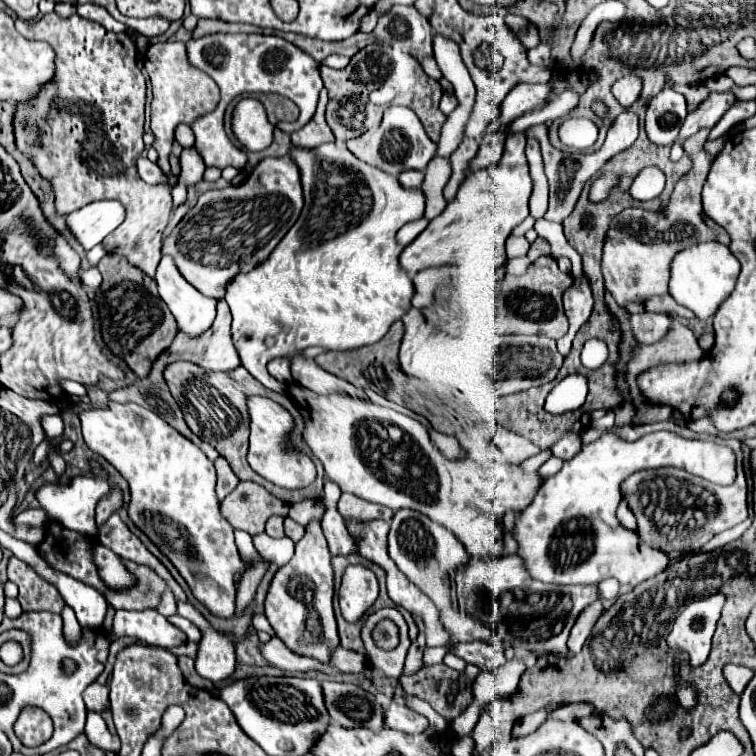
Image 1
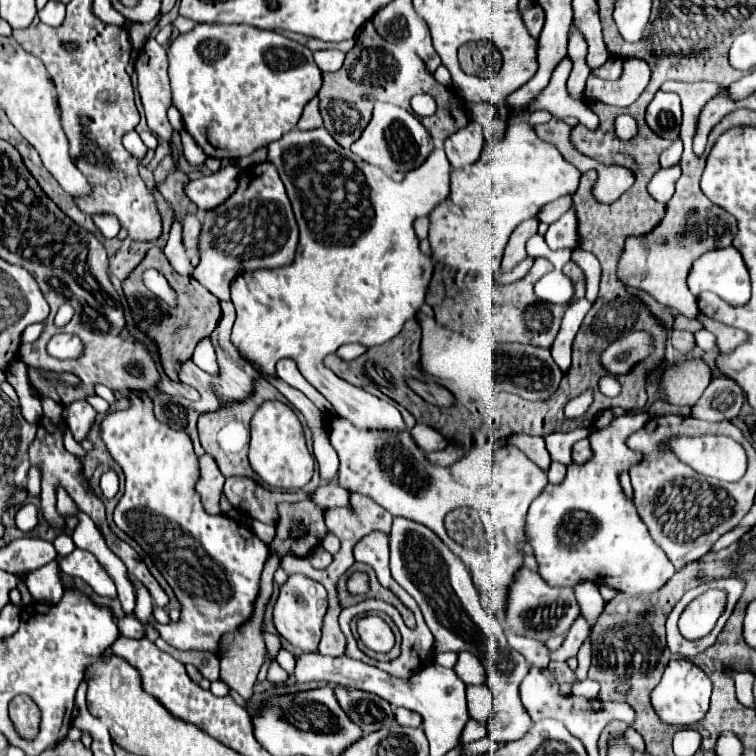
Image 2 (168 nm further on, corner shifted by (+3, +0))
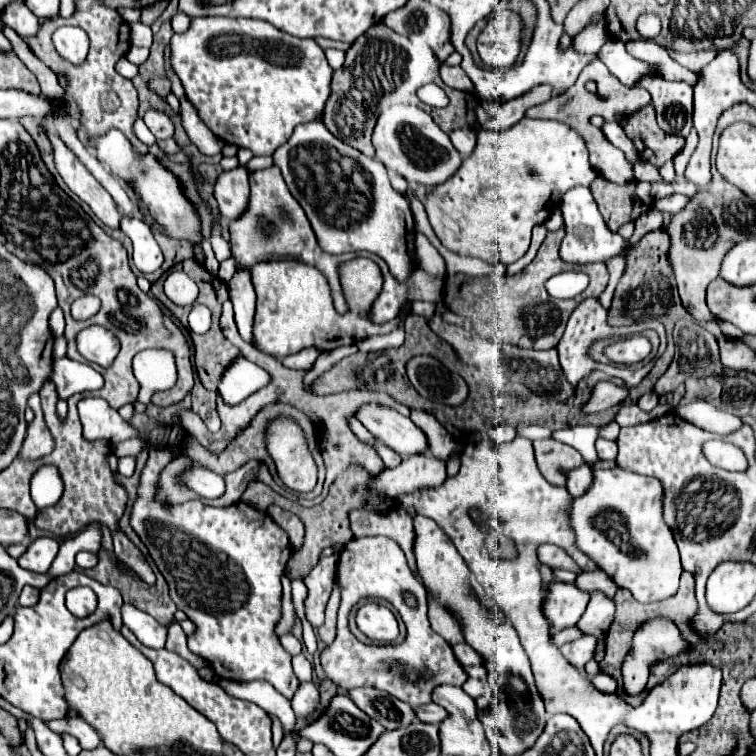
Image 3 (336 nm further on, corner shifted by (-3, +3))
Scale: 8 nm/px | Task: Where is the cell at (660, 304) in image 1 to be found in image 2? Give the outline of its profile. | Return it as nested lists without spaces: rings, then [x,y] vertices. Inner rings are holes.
[[[699,315],[699,321],[705,325],[707,331],[717,337],[717,345],[719,345],[721,353],[731,353],[731,349],[735,349],[737,345],[747,341],[747,333],[735,331],[735,329],[731,329],[731,327],[727,327],[727,325],[718,321],[713,321],[713,319],[705,317],[705,315]]]

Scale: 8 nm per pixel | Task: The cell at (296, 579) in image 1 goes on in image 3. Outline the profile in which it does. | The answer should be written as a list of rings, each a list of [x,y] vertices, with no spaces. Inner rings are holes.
[[[321,558],[319,564],[303,578],[303,584],[307,586],[307,598],[305,598],[305,618],[313,628],[319,628],[323,624],[323,614],[327,600],[333,590],[333,574],[337,568],[337,558]]]

